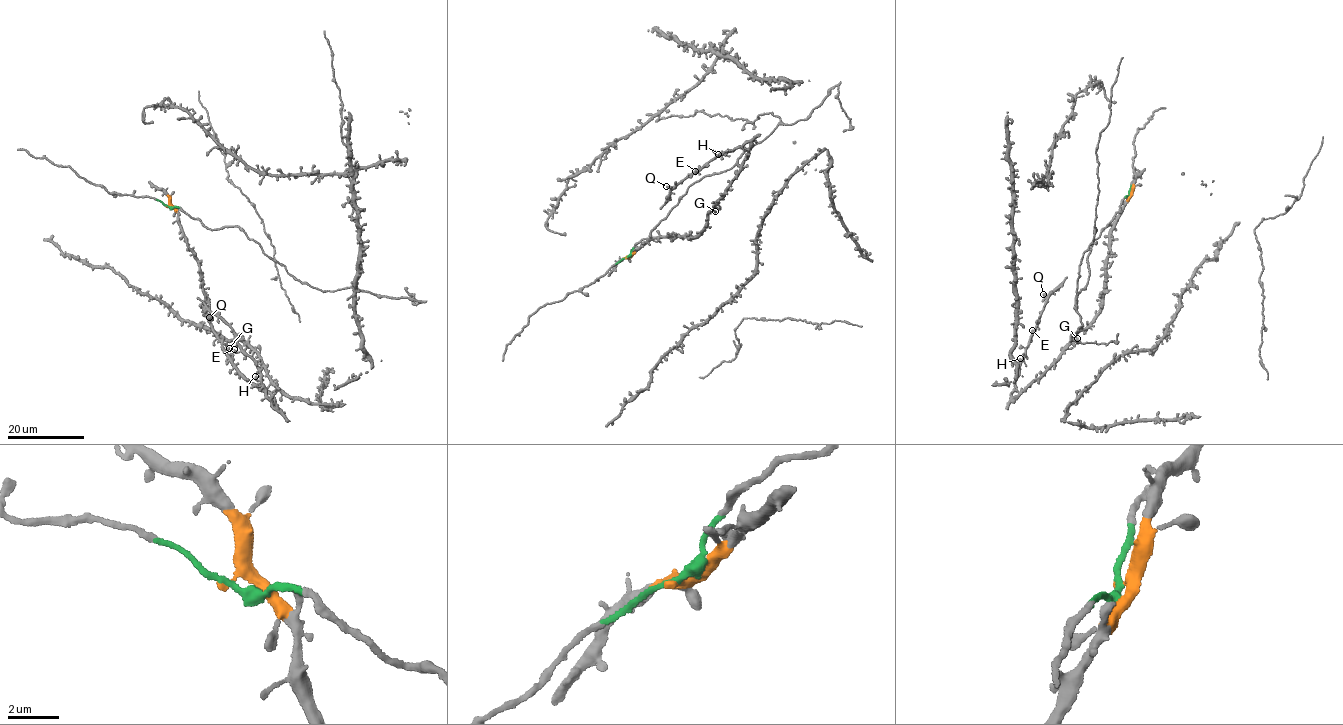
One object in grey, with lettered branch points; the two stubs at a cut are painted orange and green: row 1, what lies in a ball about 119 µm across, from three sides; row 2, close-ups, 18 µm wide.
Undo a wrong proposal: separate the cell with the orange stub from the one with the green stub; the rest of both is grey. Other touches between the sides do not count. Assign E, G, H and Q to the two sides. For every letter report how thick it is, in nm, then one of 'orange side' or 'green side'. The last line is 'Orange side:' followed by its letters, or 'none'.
E: 360 nm | orange side
G: 360 nm | orange side
H: 400 nm | orange side
Q: 320 nm | orange side
Orange side: E, G, H, Q

